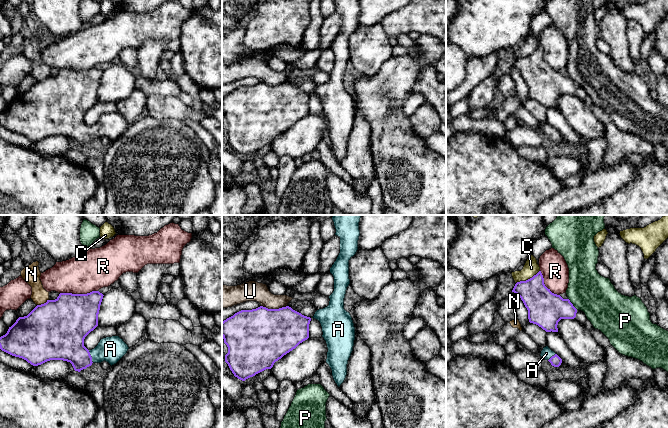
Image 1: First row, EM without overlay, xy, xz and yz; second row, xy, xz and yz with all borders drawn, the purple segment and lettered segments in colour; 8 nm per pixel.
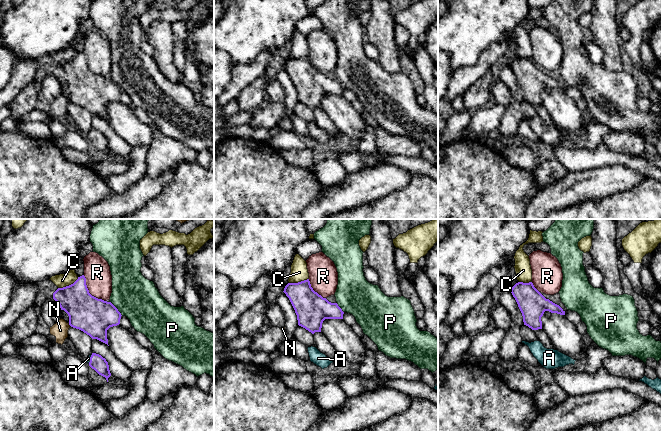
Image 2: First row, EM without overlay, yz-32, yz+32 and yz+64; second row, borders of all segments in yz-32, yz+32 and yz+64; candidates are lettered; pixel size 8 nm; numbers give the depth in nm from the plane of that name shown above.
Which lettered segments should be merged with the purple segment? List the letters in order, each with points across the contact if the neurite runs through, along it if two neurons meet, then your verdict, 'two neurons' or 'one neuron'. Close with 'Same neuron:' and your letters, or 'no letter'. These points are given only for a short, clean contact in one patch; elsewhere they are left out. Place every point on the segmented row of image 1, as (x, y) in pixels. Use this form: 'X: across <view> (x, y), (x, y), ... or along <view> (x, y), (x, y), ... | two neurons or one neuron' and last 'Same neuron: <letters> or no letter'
A: across xy (64, 339), (81, 356), (90, 356), (110, 349) | one neuron
C: along yz (539, 270), (531, 277), (516, 283) | two neurons
N: two neurons
P: along yz (568, 298), (577, 309) | two neurons
R: along xy (97, 290), (86, 293), (60, 293) | two neurons
U: along xz (261, 305), (267, 308), (287, 306) | two neurons
Same neuron: A

